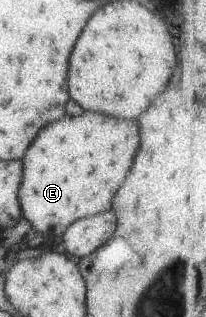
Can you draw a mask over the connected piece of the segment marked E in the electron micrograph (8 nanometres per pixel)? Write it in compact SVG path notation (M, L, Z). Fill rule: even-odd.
M83 111L81 116L65 116L43 126L22 158L23 178L19 187L19 202L32 228L60 241L67 226L83 217L93 216L111 208L113 194L127 178L139 146L139 128L135 120L117 120L105 114Z

